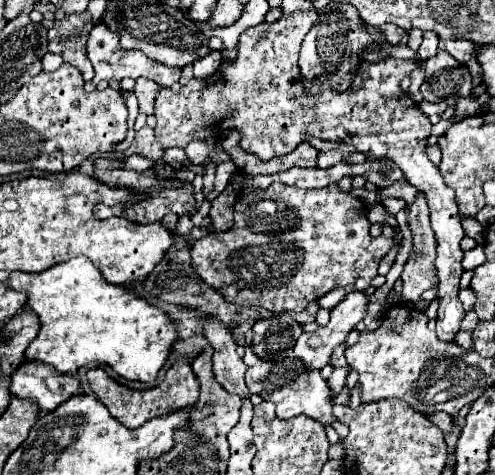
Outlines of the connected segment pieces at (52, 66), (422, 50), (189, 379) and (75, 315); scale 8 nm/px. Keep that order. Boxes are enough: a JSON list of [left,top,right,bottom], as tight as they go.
[[42,54,64,72],[418,32,438,60],[88,356,200,428],[8,256,178,382]]

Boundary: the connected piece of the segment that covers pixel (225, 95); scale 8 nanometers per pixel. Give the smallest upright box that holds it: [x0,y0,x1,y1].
[154,10,464,340]

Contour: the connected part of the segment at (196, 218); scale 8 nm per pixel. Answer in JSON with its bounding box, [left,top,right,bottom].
[192,202,210,226]

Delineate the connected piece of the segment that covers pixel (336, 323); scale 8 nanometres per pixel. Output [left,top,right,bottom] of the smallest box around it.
[294,292,370,370]

